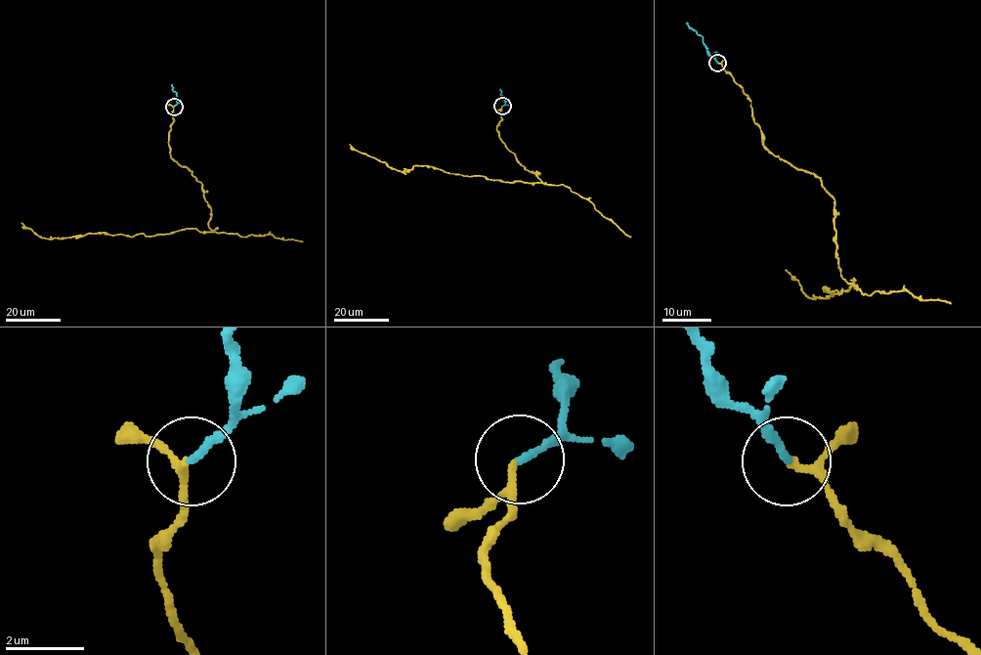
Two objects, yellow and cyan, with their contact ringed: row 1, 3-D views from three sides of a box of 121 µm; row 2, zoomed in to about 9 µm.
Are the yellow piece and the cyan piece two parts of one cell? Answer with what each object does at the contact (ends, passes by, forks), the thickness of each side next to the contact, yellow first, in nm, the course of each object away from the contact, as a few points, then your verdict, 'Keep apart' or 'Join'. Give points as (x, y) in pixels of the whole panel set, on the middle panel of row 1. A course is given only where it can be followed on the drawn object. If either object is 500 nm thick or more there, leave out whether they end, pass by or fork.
At the ring yellow passes by. At the ring cyan ends. Thickness 160 nm (yellow) against 200 nm. Course of yellow: (502, 107), (499, 137), (520, 164), (539, 173), (540, 183), (490, 180), (426, 165), (396, 170), (350, 144). Course of cyan: (502, 106), (505, 103), (500, 89). Join

